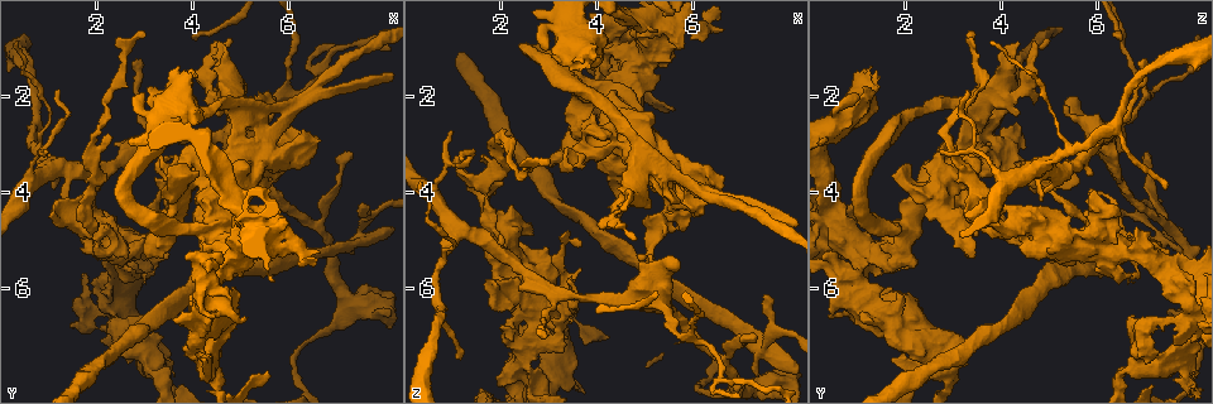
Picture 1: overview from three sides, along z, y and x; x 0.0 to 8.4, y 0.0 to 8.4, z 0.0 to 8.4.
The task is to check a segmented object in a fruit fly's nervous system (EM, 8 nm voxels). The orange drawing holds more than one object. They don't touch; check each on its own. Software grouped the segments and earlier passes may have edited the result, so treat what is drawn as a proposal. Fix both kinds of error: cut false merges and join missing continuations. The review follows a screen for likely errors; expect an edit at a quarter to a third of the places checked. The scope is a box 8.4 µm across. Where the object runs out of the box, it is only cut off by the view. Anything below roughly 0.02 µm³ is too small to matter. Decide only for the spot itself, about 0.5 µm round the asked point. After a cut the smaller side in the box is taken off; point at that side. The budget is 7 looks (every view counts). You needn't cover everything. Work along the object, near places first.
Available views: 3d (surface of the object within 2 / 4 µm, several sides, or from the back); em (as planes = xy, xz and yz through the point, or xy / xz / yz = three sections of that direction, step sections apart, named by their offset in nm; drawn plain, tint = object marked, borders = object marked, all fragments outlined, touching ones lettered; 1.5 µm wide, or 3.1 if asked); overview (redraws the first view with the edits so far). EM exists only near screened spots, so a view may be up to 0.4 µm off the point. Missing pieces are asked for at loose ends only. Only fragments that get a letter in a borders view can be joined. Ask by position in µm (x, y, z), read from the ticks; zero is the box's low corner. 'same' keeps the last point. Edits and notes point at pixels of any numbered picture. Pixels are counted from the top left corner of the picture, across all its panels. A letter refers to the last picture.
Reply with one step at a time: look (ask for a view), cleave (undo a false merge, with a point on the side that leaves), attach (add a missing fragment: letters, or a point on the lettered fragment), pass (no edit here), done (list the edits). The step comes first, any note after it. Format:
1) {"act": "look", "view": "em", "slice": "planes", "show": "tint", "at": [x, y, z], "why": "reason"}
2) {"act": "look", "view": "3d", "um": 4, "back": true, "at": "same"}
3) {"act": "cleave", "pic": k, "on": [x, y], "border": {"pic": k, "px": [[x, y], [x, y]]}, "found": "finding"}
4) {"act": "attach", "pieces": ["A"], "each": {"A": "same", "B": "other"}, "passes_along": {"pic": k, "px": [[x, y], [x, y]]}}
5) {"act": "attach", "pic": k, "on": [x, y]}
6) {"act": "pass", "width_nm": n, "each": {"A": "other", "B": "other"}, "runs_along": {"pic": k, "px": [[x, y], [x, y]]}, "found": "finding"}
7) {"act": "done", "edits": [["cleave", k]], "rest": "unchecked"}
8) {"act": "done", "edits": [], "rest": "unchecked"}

{"act": "look", "view": "em", "slice": "planes", "show": "borders", "at": [7.45, 5.00, 7.30], "why": "sharp bend"}

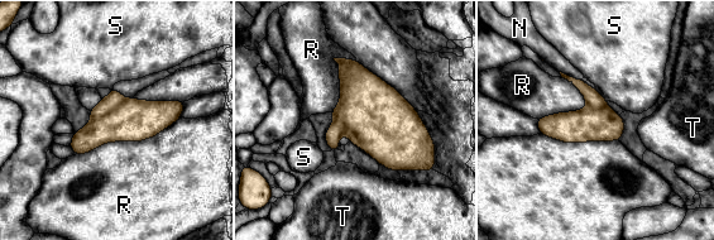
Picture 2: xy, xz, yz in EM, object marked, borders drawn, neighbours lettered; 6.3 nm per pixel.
{"act": "pass", "each": {"N": "other", "R": "other", "S": "other", "T": "other"}, "border": {"pic": 2, "px": [[181, 116], [152, 137], [75, 156]]}, "found": "one neuron here"}

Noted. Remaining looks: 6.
{"act": "look", "view": "em", "slice": "xy", "step": 8, "show": "tint", "at": [2.80, 1.40, 6.85], "why": "an open end"}

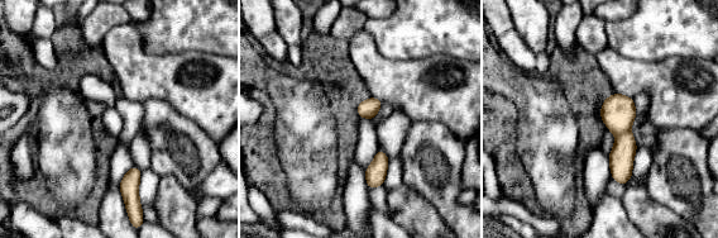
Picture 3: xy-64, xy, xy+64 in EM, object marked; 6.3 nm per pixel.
{"act": "look", "view": "em", "slice": "yz", "step": 4, "show": "borders", "at": "same", "why": "cut it another way"}

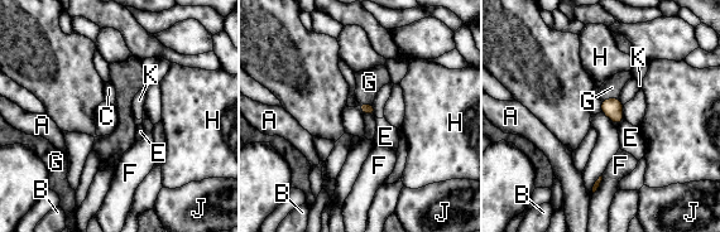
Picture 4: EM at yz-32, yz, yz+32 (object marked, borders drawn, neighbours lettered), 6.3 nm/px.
{"act": "pass", "each": {"A": "other", "B": "other", "C": "other", "E": "other", "F": "other", "G": "other", "H": "other", "J": "other", "K": "other"}, "border": {"pic": 4, "px": [[618, 96], [603, 100]]}, "found": "none of them fits"}

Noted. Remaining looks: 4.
{"act": "look", "view": "3d", "um": 4, "back": true, "at": [2.40, 4.50, 4.75], "why": "branch stops here"}

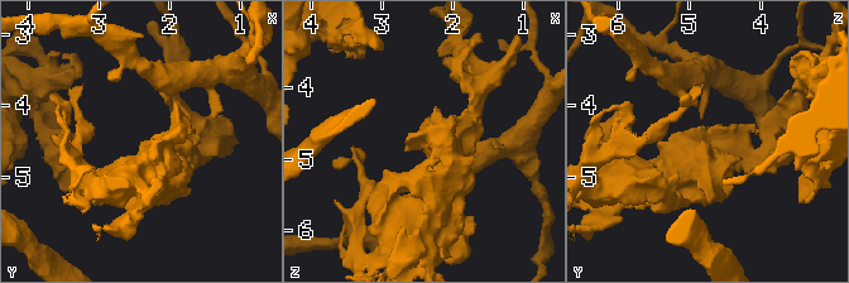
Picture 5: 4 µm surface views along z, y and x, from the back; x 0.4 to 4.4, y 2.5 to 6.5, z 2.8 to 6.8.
{"act": "look", "view": "em", "slice": "planes", "show": "borders", "at": [2.40, 4.55, 4.80], "arm_widths_nm": [220, 600]}

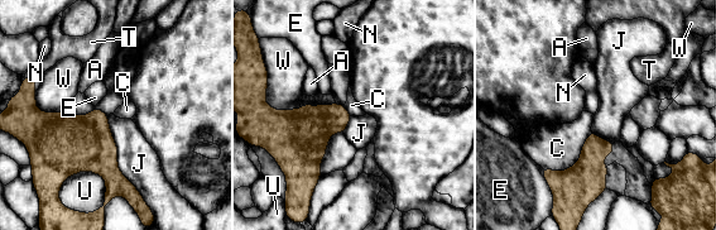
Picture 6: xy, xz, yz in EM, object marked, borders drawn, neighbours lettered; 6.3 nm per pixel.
{"act": "pass", "each": {"A": "other", "C": "other", "E": "other", "J": "other", "N": "other", "T": "other", "U": "other", "W": "other"}, "border": {"pic": 6, "px": [[107, 116], [118, 169], [144, 200]]}, "found": "none of them fits"}

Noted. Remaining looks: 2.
{"act": "done", "edits": [], "rest": "unchecked"}

